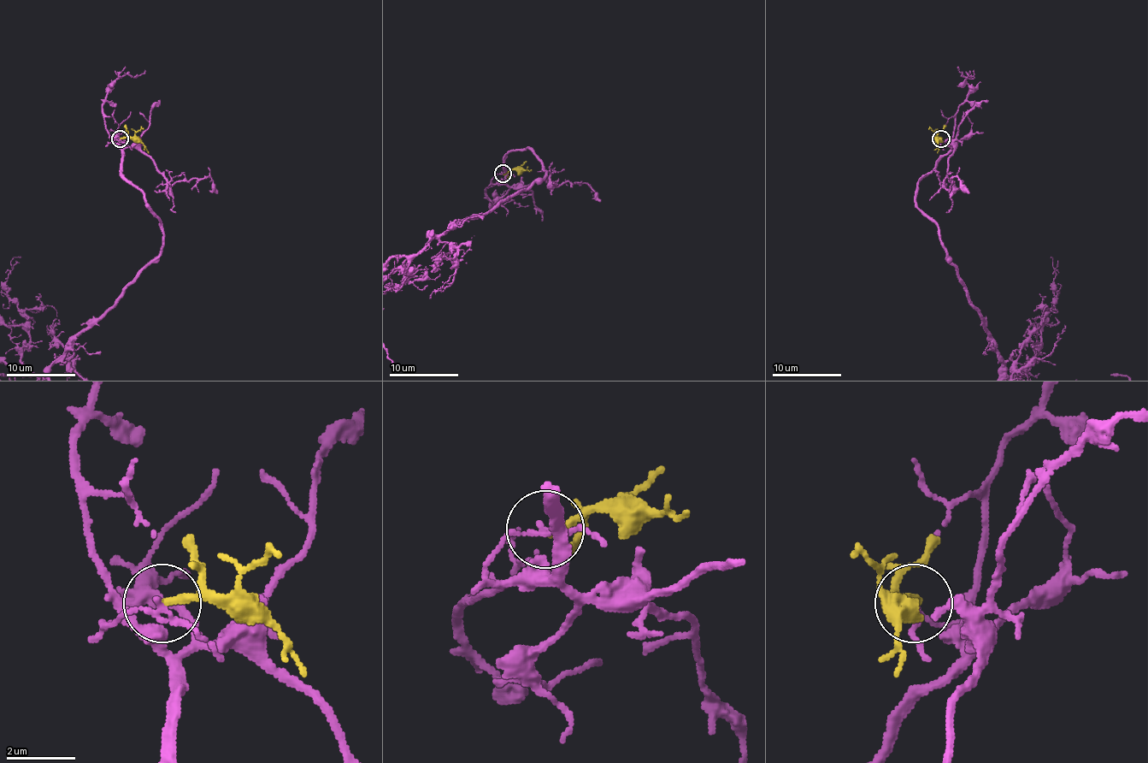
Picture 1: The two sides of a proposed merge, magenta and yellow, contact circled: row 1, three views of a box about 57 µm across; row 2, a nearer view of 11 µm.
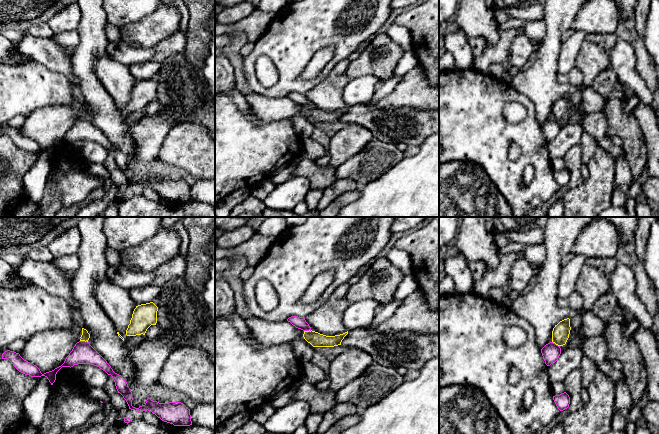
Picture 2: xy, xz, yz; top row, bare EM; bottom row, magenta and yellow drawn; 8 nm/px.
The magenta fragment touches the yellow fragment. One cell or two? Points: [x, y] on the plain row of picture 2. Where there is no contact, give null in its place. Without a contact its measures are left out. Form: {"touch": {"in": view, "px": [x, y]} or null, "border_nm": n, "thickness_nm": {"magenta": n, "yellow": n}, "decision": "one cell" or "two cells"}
{"touch": {"in": "xy", "px": [84, 117]}, "border_nm": 70, "thickness_nm": {"magenta": 180, "yellow": 70}, "decision": "two cells"}

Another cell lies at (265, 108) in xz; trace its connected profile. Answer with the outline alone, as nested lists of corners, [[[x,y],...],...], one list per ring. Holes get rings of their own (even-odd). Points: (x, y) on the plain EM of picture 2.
[[[257,93],[244,94],[256,117],[263,121],[278,121],[289,119],[292,116],[303,113],[313,123],[334,123],[341,121],[348,107],[335,112],[326,112],[315,107],[303,107],[296,104],[290,98],[266,97]]]

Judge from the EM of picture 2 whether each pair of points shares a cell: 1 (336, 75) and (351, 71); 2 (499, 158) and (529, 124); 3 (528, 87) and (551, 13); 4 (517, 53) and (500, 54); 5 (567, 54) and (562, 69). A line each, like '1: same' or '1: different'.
1: different
2: same
3: same
4: different
5: same

